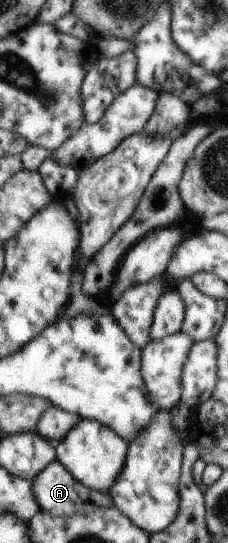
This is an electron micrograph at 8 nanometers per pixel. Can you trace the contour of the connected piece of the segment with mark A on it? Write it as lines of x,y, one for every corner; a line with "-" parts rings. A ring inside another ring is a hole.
58,459
52,465
49,465
48,469
41,472
38,477
35,477
34,480
33,492
35,492
35,498
38,498
41,511
46,514
74,516
75,514
91,513
97,507
114,506
113,498
109,492
97,491
84,486
79,480
75,479
75,476

